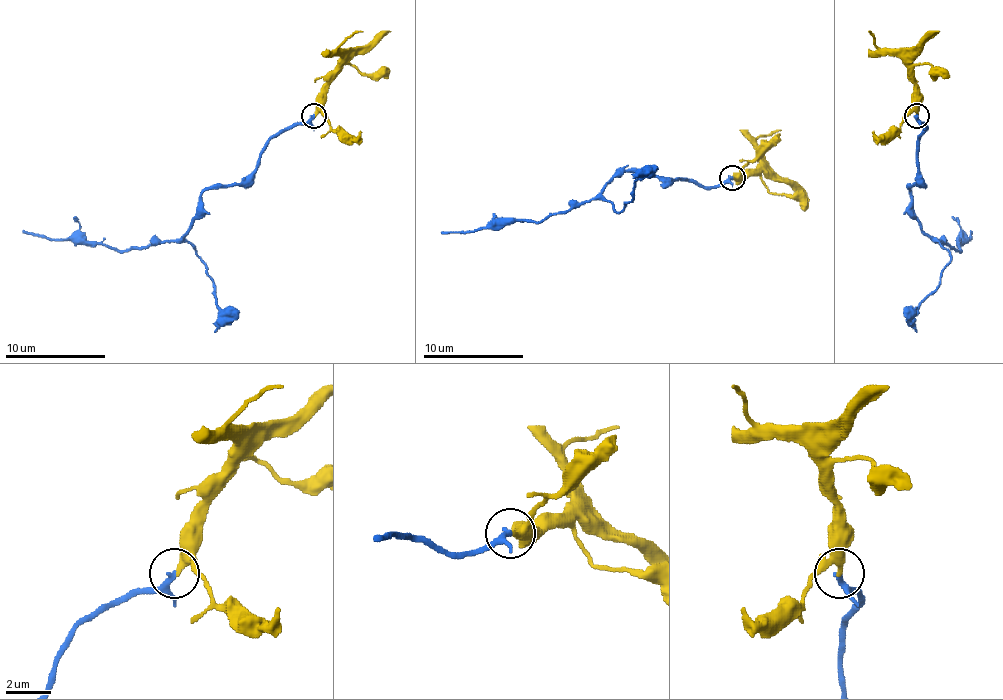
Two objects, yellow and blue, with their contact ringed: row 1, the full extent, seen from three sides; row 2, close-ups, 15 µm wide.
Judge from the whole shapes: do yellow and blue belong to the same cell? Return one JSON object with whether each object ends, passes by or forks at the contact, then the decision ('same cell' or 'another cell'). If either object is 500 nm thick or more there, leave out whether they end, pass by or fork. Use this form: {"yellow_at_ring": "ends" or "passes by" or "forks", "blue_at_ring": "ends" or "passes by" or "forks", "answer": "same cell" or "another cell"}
{"yellow_at_ring": "passes by", "blue_at_ring": "passes by", "answer": "same cell"}

